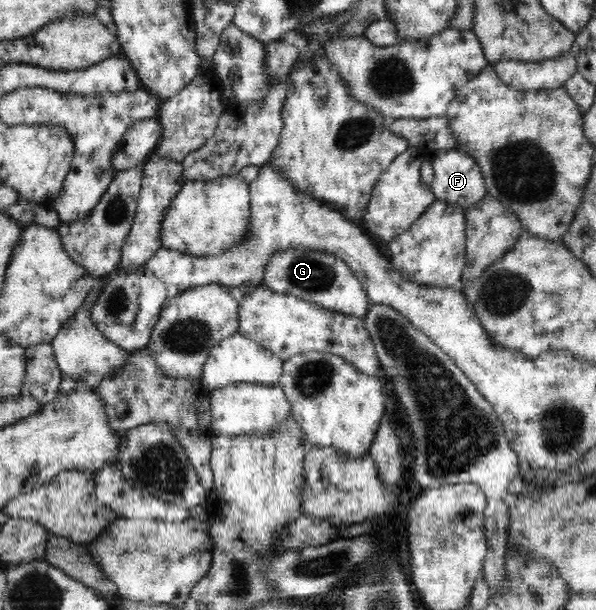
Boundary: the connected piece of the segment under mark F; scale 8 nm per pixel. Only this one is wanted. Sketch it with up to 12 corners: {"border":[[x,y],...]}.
{"border":[[429,153],[437,200],[466,210],[488,195],[468,153]]}

